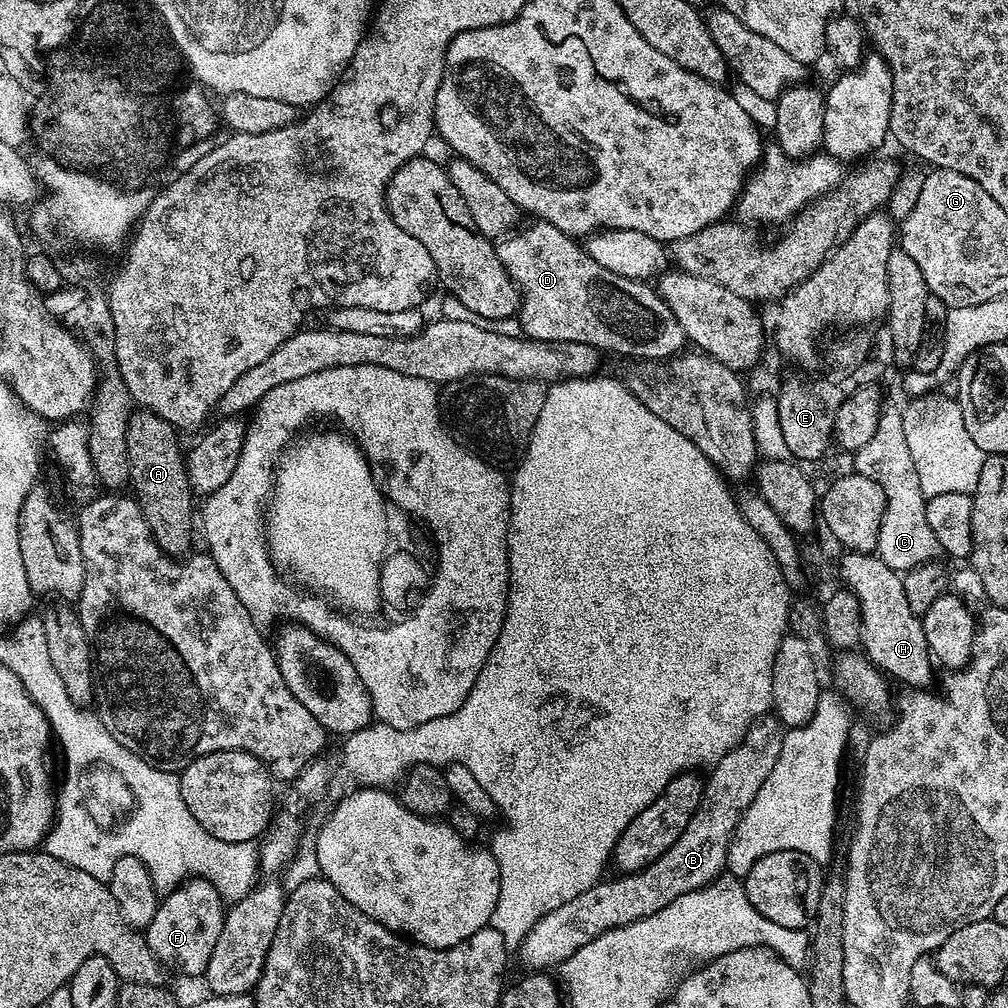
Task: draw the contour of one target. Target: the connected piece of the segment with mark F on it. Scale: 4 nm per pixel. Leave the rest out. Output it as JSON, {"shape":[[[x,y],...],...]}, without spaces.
{"shape":[[[189,878],[157,903],[156,913],[146,929],[146,939],[154,958],[158,958],[165,968],[173,973],[185,972],[188,976],[203,977],[208,970],[210,954],[214,954],[214,945],[218,943],[218,934],[222,934],[222,922],[226,911],[225,901],[221,900],[218,890],[210,882],[199,878]]]}

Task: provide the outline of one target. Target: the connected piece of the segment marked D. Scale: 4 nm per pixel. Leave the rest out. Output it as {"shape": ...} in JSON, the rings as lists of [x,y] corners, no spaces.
{"shape":[[[536,220],[532,222],[529,228],[521,227],[519,230],[513,231],[507,238],[501,239],[496,244],[496,253],[502,262],[502,266],[506,270],[506,274],[516,283],[516,288],[520,292],[520,311],[518,313],[518,321],[520,320],[519,331],[530,340],[579,340],[582,344],[589,344],[600,349],[601,353],[617,352],[620,356],[641,356],[644,362],[664,362],[669,358],[677,355],[685,347],[686,337],[682,326],[678,326],[678,318],[674,318],[672,311],[666,306],[666,302],[661,298],[649,283],[643,280],[631,280],[630,278],[622,278],[618,274],[610,274],[610,270],[605,270],[603,266],[598,266],[598,262],[594,262],[581,247],[576,246],[577,241],[573,237],[567,236],[562,230],[558,230],[558,226],[550,226],[545,220]]]}

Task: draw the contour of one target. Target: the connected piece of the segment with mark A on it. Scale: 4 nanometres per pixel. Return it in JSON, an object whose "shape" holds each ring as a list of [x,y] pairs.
{"shape":[[[147,410],[133,411],[128,420],[126,430],[126,446],[128,447],[128,484],[134,493],[134,499],[140,505],[140,513],[146,518],[146,526],[150,526],[150,534],[154,542],[164,551],[165,556],[183,558],[189,555],[192,544],[192,500],[194,493],[186,471],[186,456],[176,445],[177,429],[160,416]]]}

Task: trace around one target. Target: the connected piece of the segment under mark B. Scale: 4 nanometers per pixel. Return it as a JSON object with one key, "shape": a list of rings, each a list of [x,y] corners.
{"shape":[[[775,715],[761,716],[753,722],[750,730],[746,730],[740,744],[734,746],[734,750],[725,754],[717,764],[711,765],[707,773],[709,776],[704,780],[704,793],[698,802],[698,810],[694,810],[694,818],[690,818],[690,826],[682,830],[682,838],[678,838],[678,842],[674,842],[674,846],[670,846],[670,850],[666,850],[662,858],[646,866],[642,872],[622,874],[616,878],[618,880],[601,879],[593,888],[586,890],[586,894],[578,894],[574,902],[566,902],[566,906],[558,906],[558,910],[552,910],[550,914],[538,918],[538,922],[534,922],[531,930],[524,935],[524,941],[520,943],[518,949],[520,960],[528,970],[555,969],[566,958],[570,958],[570,954],[582,950],[586,942],[610,930],[626,926],[630,922],[638,922],[650,914],[658,914],[658,910],[662,910],[662,906],[670,906],[674,898],[682,898],[682,894],[697,892],[699,888],[705,888],[717,879],[725,871],[727,850],[739,820],[742,819],[745,810],[758,794],[766,778],[769,777],[771,770],[774,769],[778,754],[781,753],[785,731],[786,728]]]}

